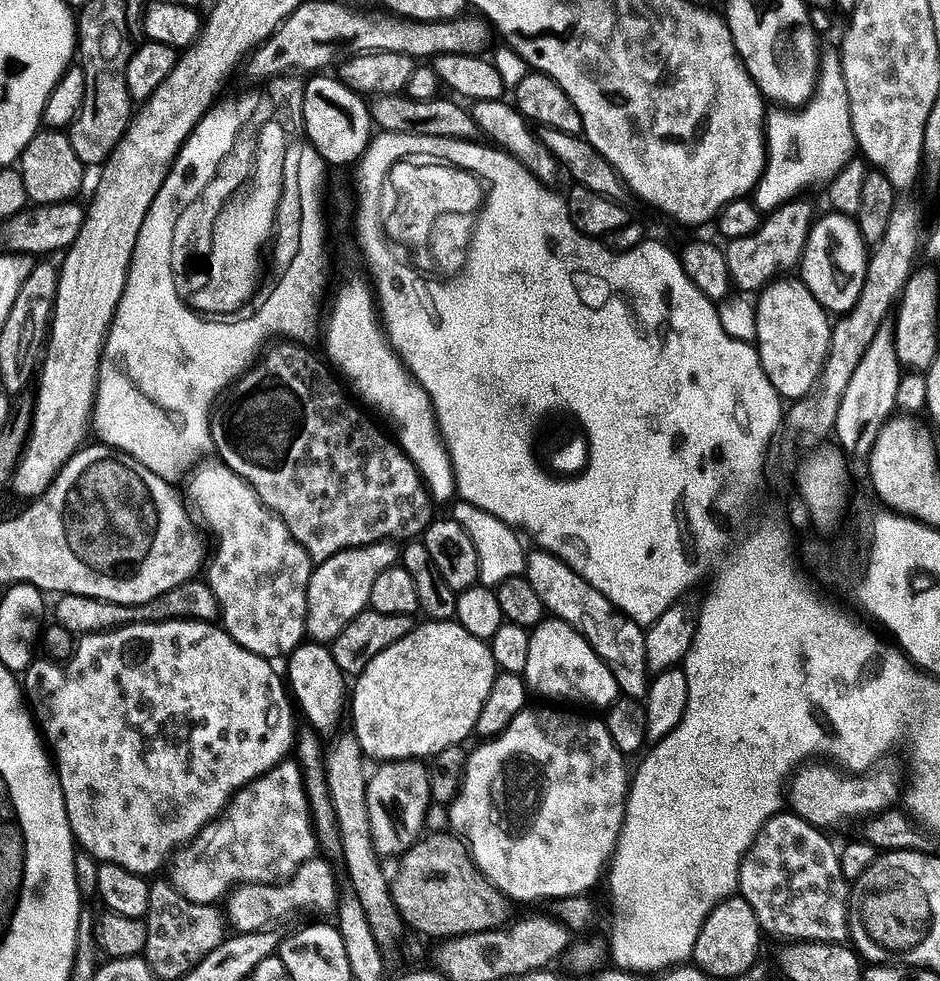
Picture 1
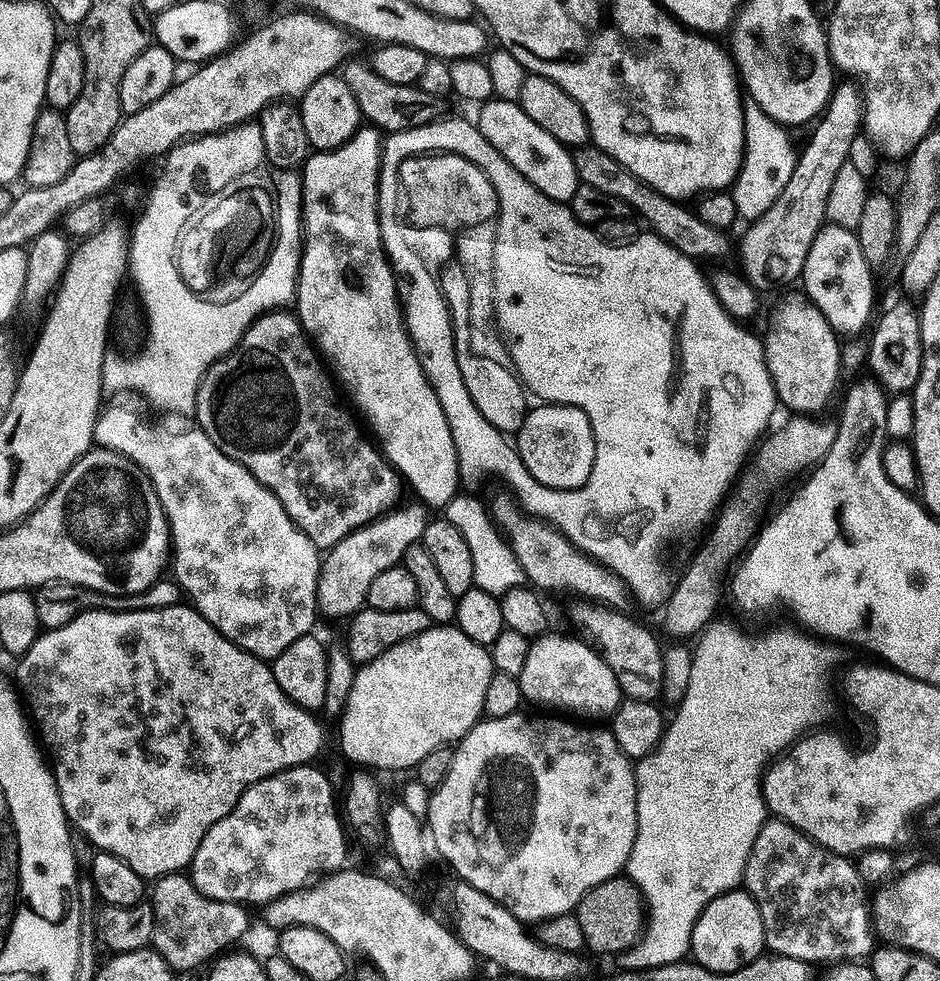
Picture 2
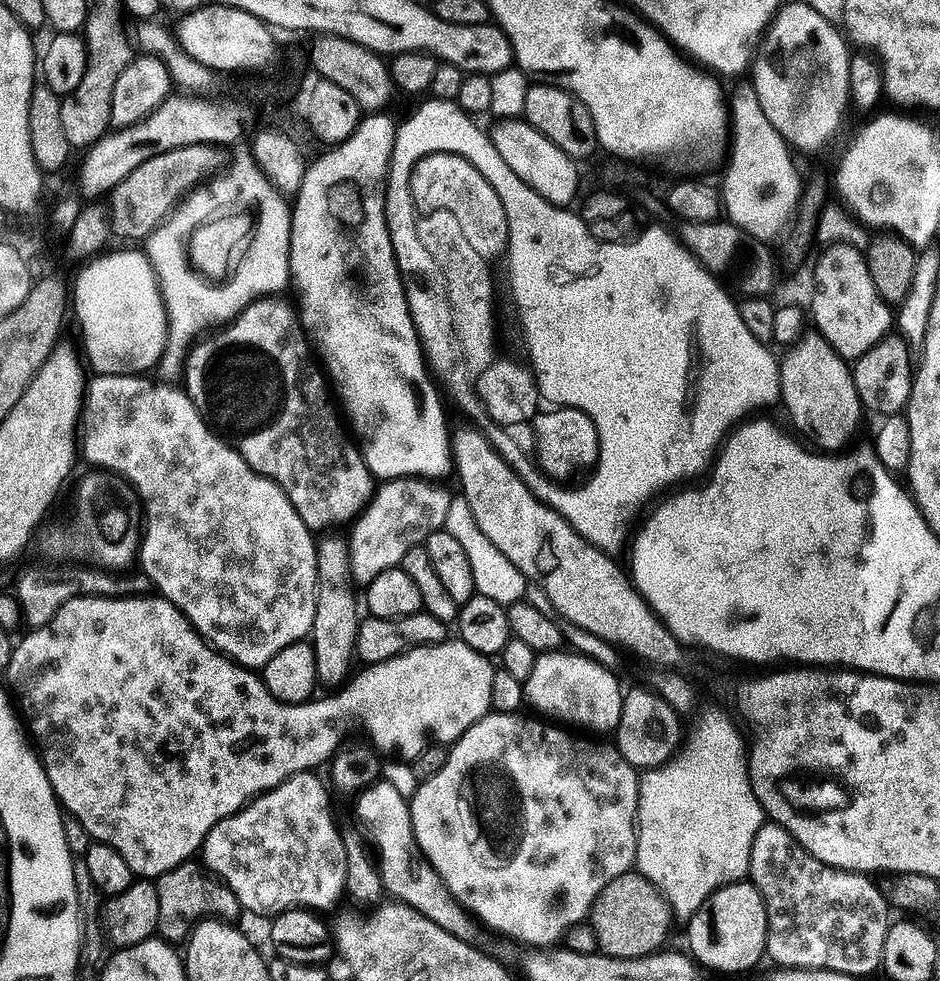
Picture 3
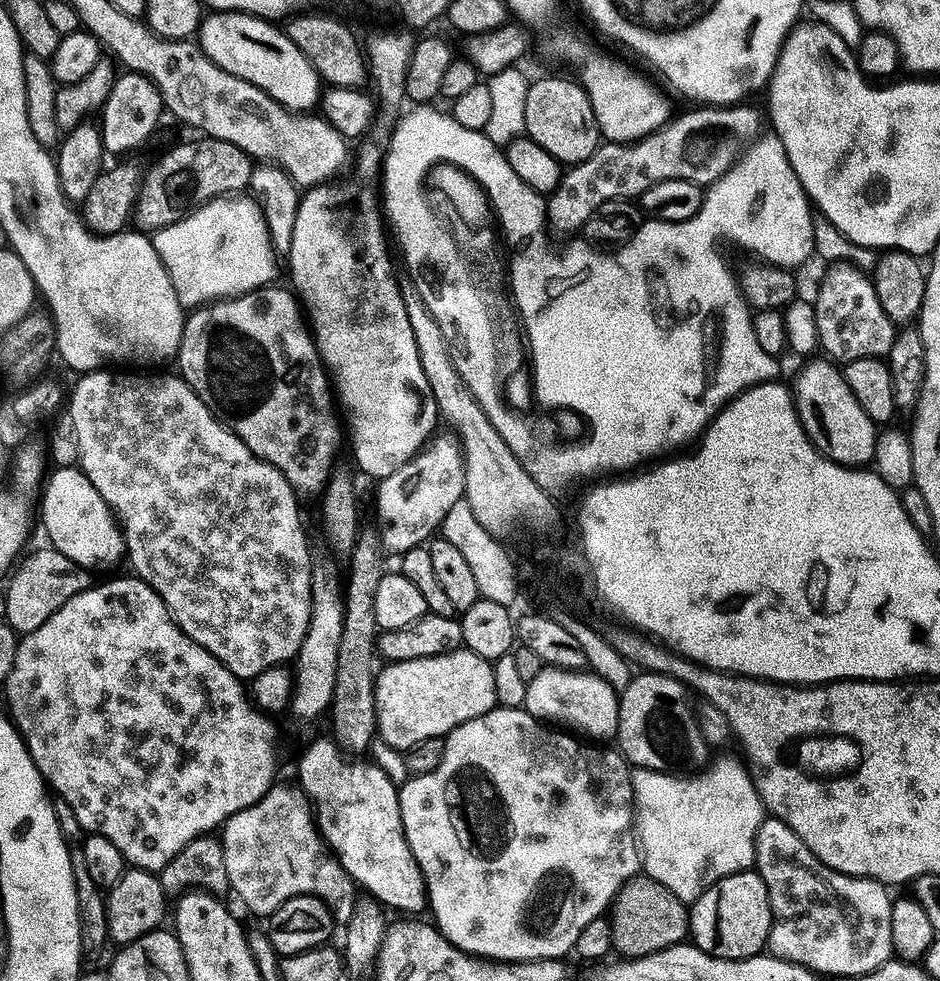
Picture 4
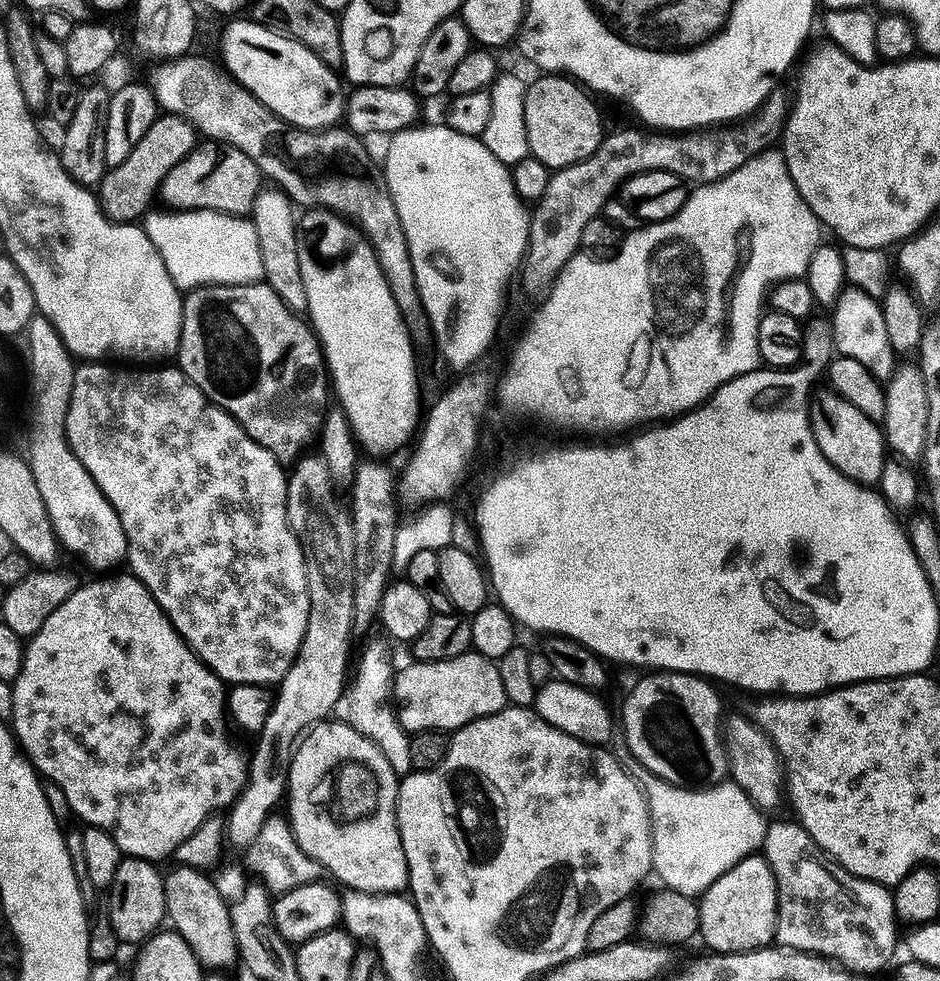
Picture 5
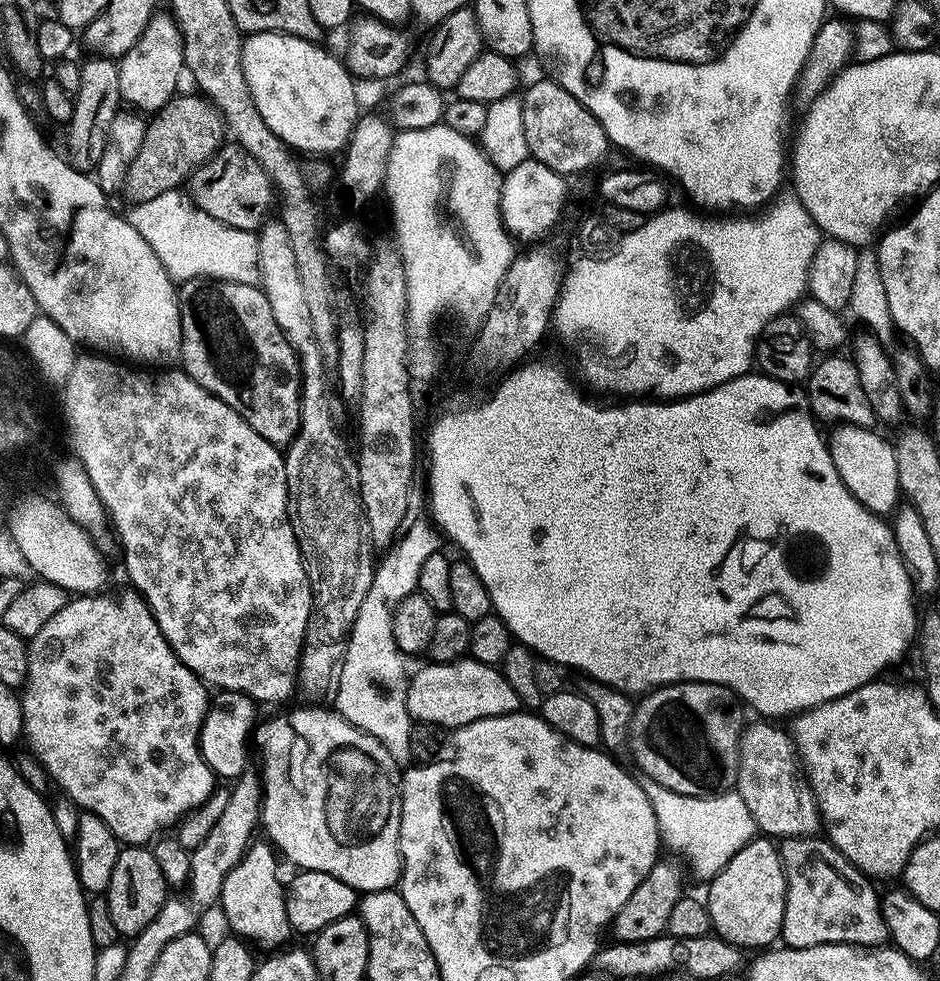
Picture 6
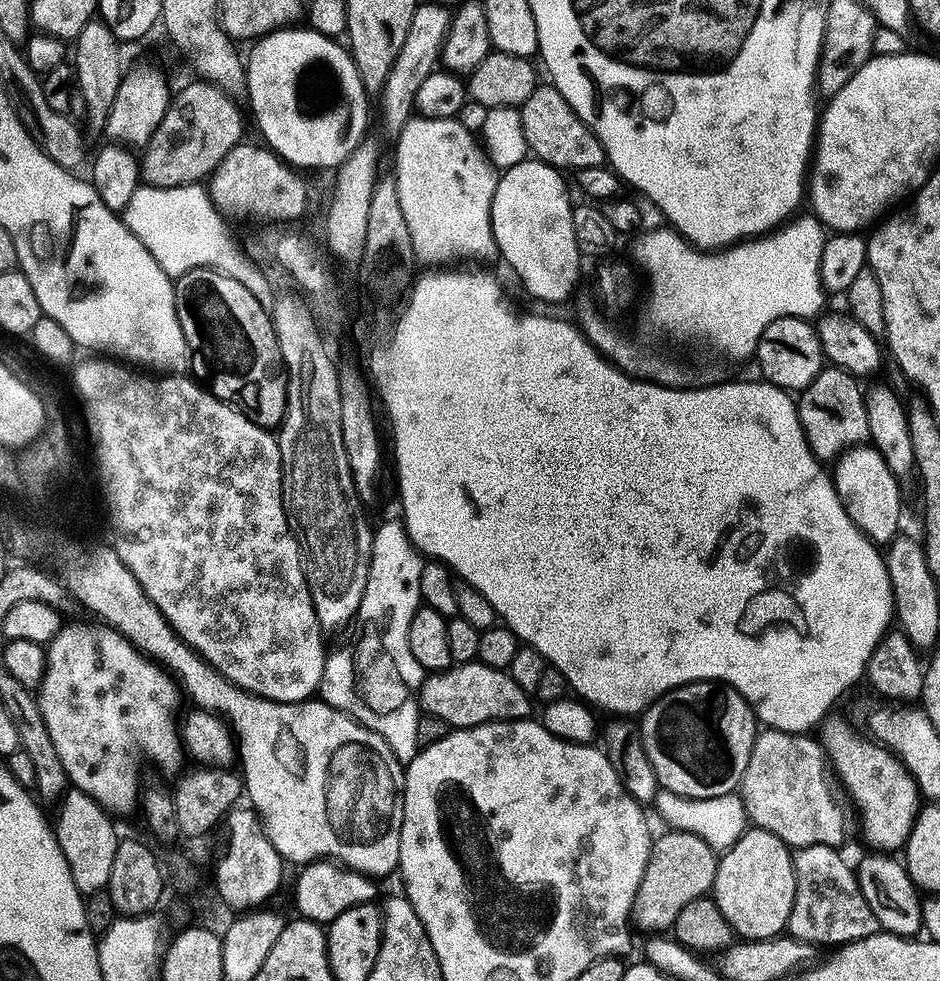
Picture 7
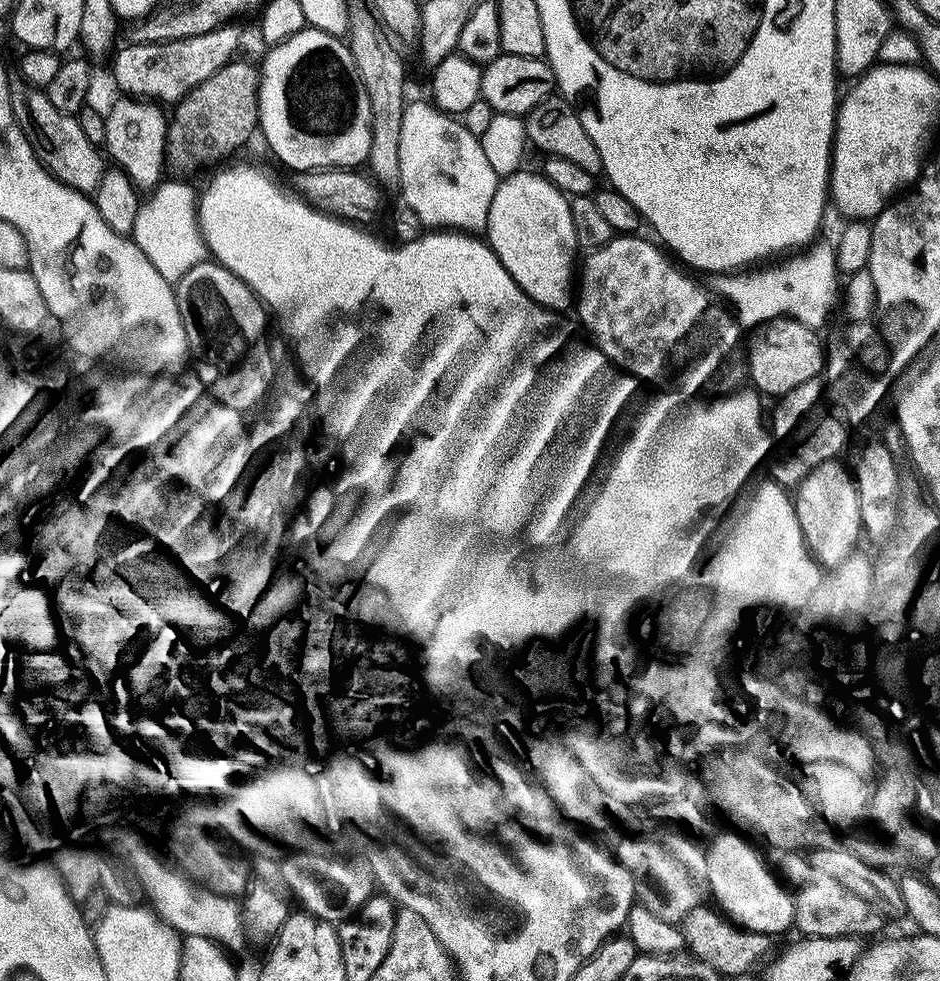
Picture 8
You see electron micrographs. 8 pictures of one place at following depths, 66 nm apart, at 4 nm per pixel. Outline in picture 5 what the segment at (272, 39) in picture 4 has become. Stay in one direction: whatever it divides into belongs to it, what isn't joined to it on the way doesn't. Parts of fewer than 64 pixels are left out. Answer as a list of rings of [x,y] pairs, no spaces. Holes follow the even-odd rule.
[[[251,18],[234,21],[224,32],[224,64],[223,67],[232,80],[244,87],[254,98],[258,98],[258,102],[262,102],[262,106],[270,109],[279,120],[301,132],[332,130],[339,125],[336,124],[339,120],[341,123],[345,119],[346,91],[344,92],[345,85],[337,69],[326,66],[326,62],[322,62],[318,54],[306,50],[306,46],[296,40],[267,28],[265,24],[258,24]]]

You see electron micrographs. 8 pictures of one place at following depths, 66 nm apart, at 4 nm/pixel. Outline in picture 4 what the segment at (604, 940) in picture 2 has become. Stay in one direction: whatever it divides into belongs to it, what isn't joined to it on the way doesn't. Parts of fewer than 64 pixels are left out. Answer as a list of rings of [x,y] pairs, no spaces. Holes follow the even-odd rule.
[[[647,874],[636,876],[620,891],[610,914],[615,953],[636,960],[685,943],[691,935],[691,911],[666,886]]]

